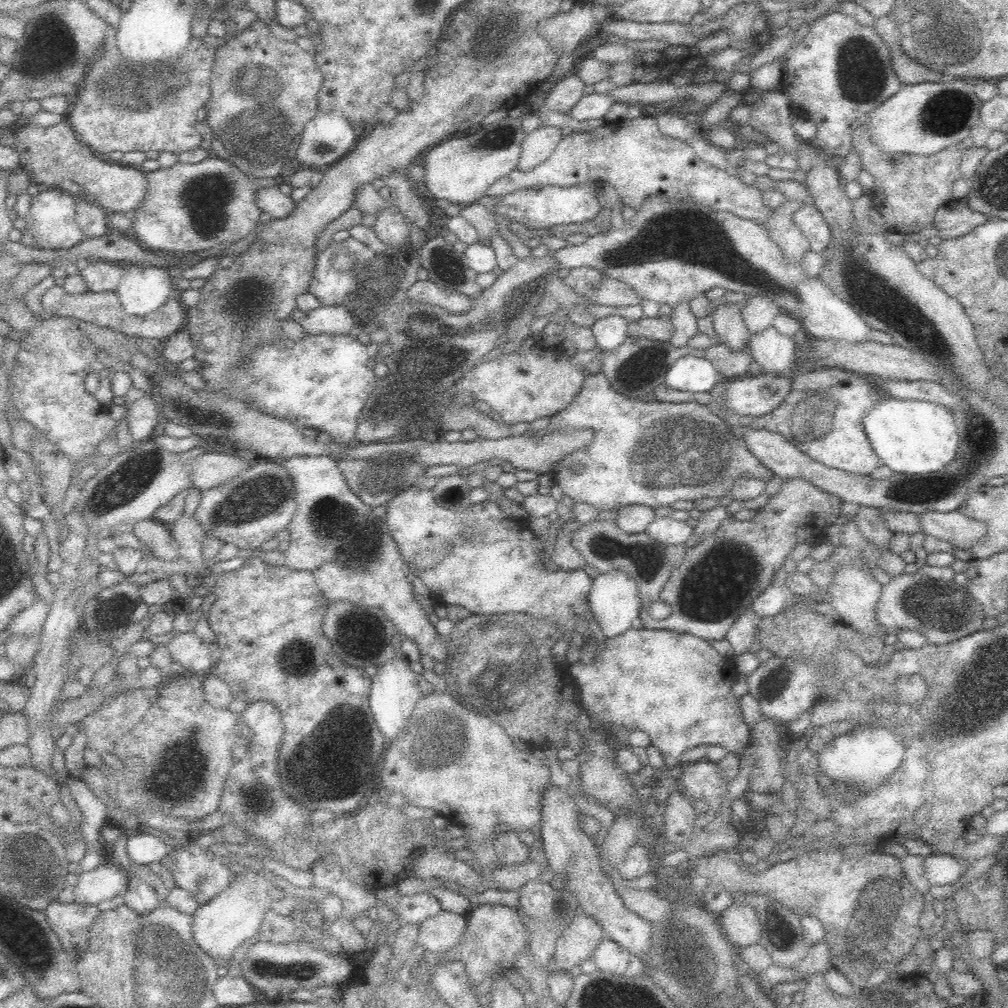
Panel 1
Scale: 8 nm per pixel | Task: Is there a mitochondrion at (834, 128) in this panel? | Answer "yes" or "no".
no

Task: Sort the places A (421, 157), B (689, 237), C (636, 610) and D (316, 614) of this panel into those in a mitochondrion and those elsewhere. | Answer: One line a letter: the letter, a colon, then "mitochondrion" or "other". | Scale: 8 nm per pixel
A: other
B: mitochondrion
C: other
D: other

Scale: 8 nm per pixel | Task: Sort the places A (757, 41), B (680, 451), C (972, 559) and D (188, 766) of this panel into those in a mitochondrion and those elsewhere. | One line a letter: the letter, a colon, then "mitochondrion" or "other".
A: other
B: mitochondrion
C: other
D: mitochondrion

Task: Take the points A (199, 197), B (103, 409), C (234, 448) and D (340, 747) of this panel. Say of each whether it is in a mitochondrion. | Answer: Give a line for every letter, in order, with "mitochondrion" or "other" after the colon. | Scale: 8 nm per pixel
A: mitochondrion
B: other
C: other
D: mitochondrion

